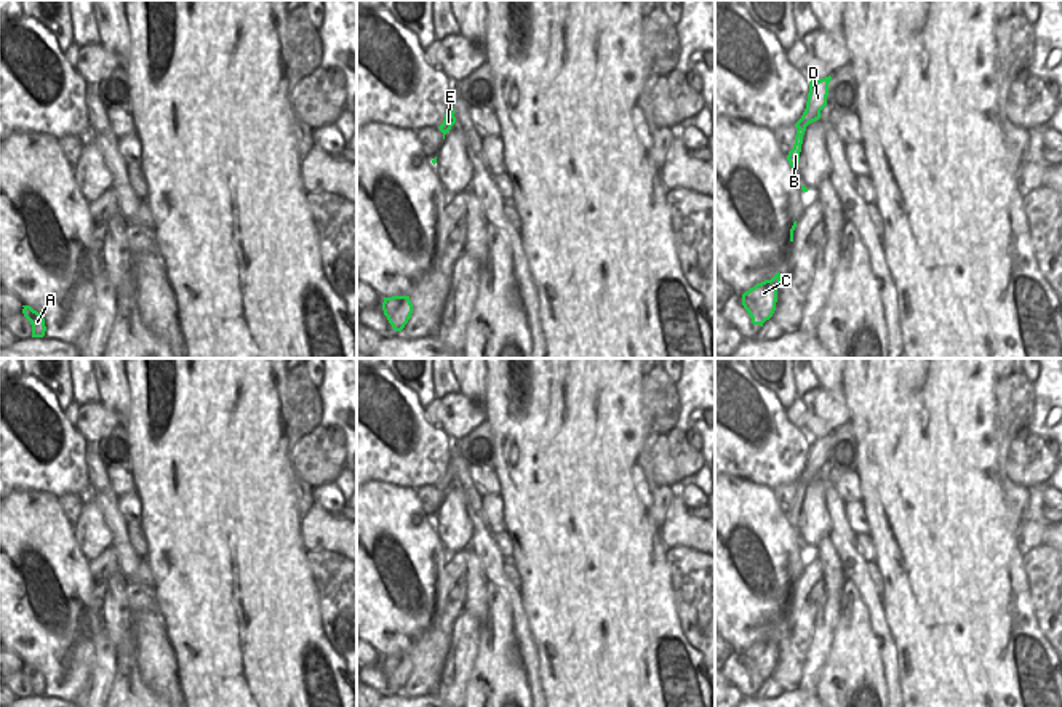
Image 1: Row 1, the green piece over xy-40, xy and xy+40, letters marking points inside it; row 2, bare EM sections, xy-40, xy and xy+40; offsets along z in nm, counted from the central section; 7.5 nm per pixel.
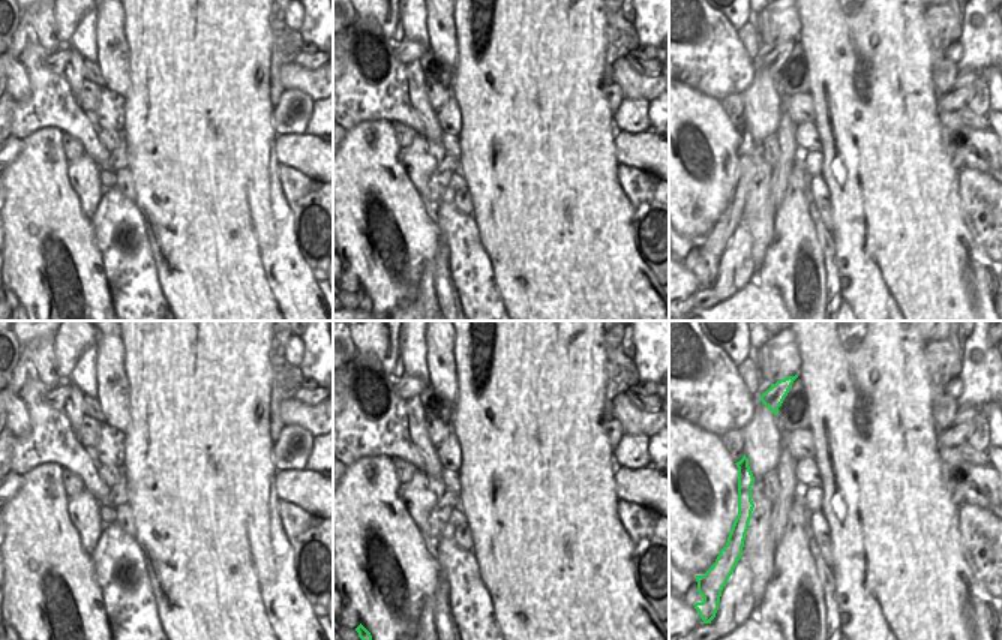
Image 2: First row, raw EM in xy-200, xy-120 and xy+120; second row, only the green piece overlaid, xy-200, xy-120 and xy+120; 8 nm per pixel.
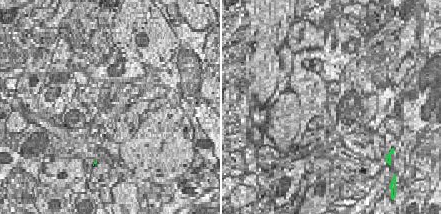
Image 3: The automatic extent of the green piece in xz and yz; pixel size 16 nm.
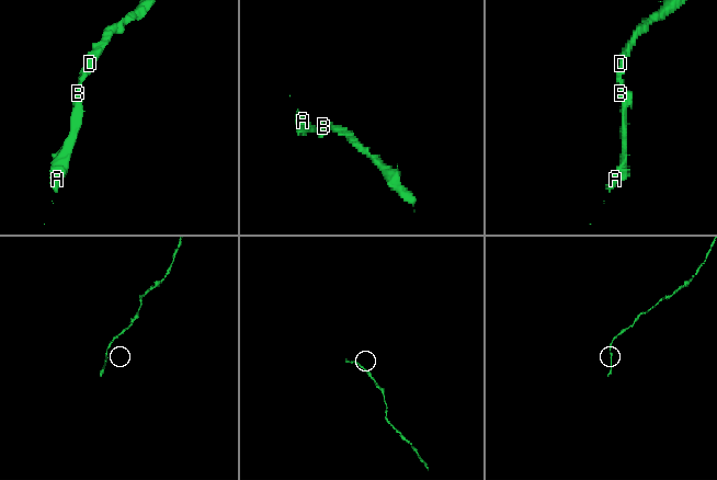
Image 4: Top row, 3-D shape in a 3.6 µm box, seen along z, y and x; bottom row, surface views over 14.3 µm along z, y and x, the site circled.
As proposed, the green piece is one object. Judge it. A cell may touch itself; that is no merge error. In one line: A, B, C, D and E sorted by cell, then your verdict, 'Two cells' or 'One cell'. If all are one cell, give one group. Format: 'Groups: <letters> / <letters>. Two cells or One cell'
Groups: A B C D E. One cell.

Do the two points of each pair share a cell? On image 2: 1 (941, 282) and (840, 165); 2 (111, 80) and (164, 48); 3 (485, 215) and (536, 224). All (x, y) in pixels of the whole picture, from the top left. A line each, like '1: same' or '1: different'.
1: same
2: different
3: same

